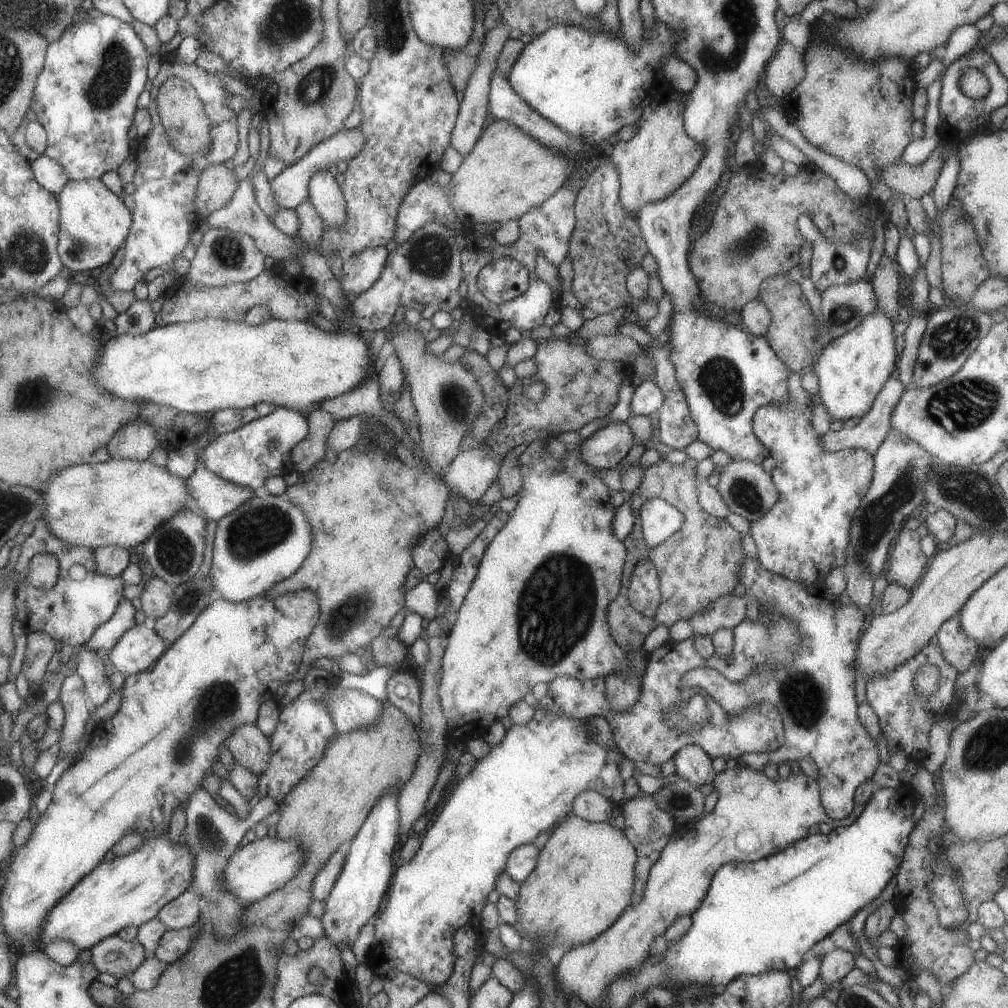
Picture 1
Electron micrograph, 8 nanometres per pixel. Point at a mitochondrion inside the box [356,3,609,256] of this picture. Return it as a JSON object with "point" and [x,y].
{"point":[394,40]}

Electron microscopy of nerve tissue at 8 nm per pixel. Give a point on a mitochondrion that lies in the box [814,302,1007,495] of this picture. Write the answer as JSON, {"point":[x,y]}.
{"point":[965,406]}

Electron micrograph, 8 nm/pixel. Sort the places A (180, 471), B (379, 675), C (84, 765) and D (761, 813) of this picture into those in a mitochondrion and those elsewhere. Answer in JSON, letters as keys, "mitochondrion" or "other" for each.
{"A":"other","B":"other","C":"other","D":"other"}

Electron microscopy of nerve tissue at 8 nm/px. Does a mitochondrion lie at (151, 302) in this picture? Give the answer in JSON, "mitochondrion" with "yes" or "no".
{"mitochondrion":"no"}

